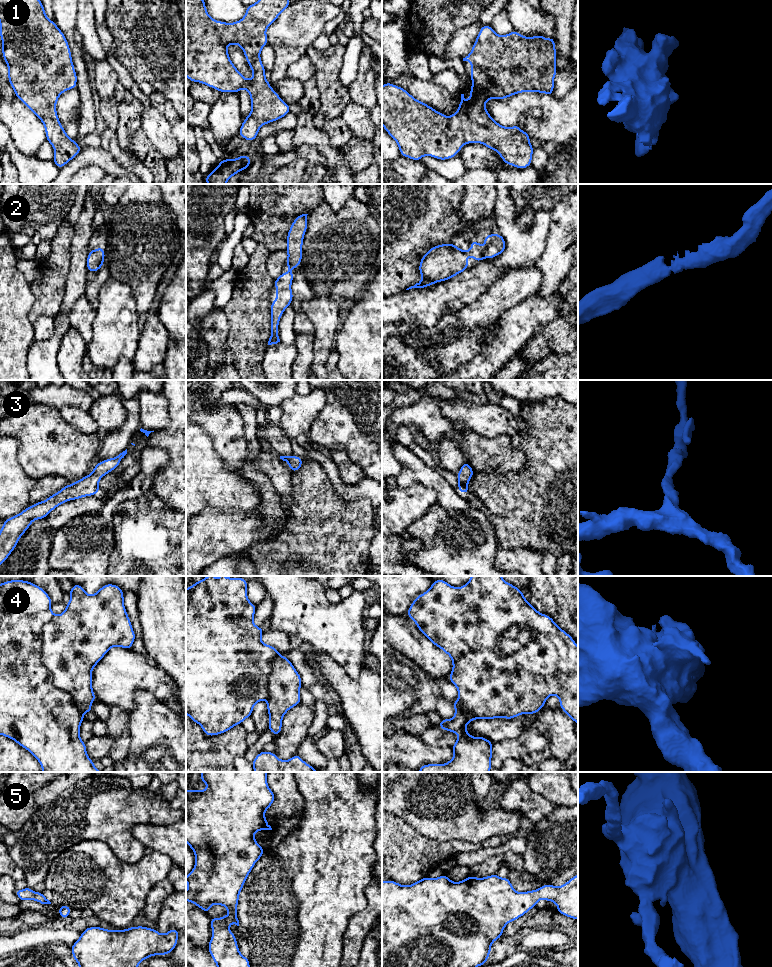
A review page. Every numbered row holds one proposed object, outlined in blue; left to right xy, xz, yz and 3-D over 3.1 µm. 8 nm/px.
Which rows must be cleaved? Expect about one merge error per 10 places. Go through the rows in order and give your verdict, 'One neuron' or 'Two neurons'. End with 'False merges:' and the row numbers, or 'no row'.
1: One neuron
2: One neuron
3: One neuron
4: One neuron
5: One neuron
False merges: no row

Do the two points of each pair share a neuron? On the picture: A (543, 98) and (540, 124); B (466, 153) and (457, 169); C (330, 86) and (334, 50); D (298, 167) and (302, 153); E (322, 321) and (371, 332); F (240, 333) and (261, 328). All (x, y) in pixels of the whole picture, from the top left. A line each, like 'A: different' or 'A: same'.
A: same
B: different
C: same
D: different
E: different
F: same

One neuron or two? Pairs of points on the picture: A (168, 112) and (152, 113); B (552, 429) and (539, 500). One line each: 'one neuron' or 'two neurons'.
A: two neurons
B: one neuron

